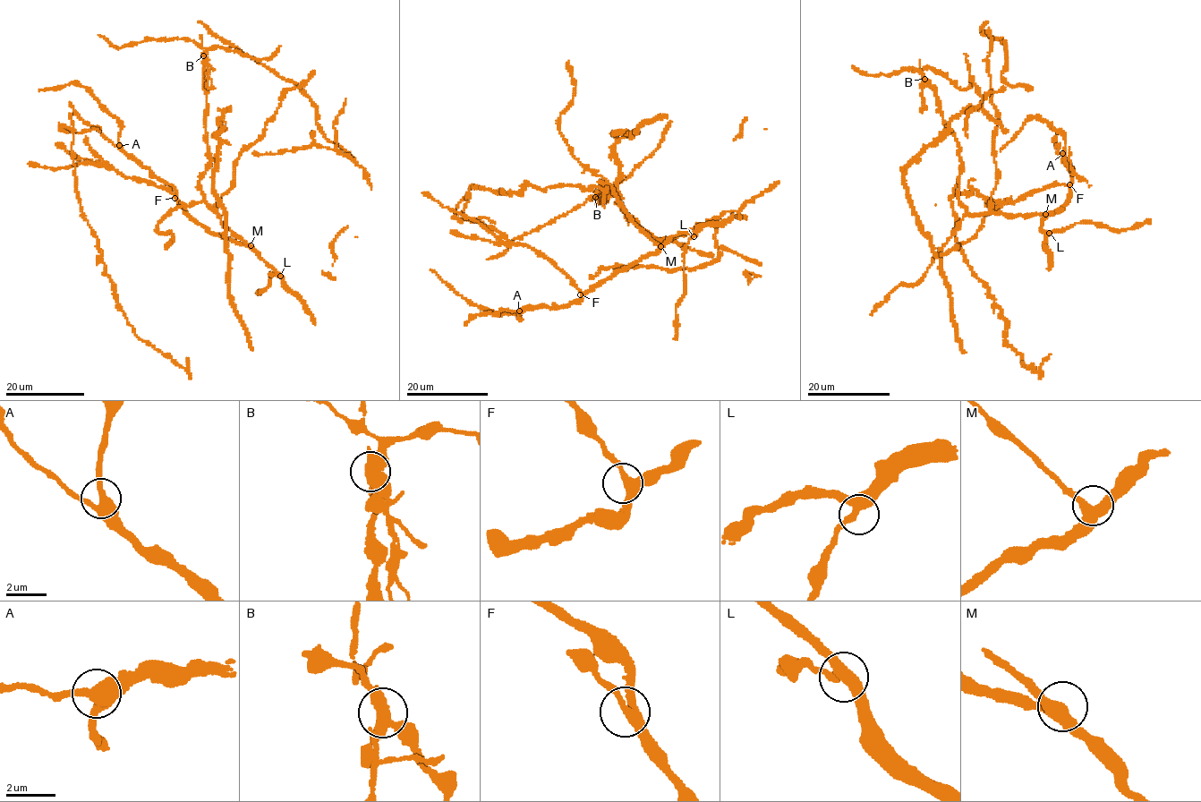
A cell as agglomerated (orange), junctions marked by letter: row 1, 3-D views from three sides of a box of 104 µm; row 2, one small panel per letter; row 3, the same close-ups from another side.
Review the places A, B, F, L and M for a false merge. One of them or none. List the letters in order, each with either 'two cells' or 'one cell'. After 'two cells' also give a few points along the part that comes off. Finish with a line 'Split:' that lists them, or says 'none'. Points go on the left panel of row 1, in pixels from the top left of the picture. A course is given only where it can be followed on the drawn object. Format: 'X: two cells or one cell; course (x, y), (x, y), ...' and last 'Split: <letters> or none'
A: one cell
B: two cells; course (203, 55), (208, 69), (207, 86), (211, 89)
F: one cell
L: one cell
M: one cell
Split: B

